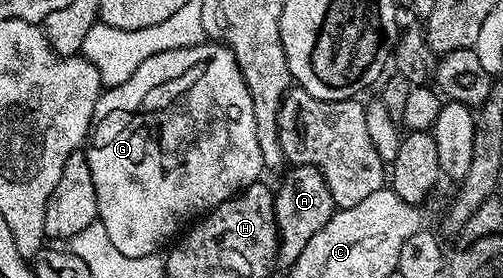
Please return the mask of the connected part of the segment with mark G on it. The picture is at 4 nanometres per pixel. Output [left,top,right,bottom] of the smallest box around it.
[85,41,265,257]

